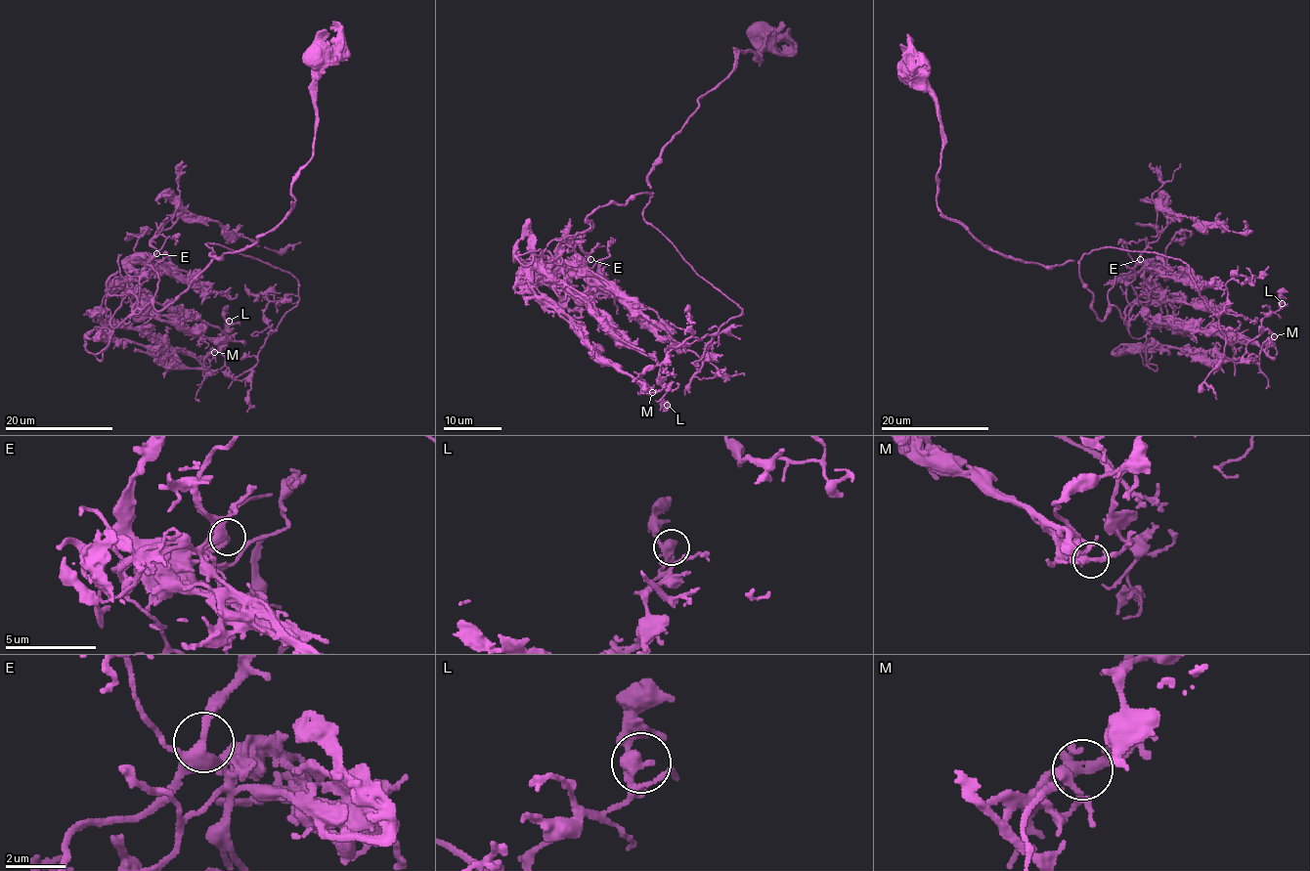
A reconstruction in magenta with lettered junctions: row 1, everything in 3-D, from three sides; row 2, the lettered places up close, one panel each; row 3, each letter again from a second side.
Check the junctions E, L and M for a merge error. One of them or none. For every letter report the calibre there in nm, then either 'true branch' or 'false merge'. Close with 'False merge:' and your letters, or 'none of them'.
E: 300 nm thick; true branch
L: 280 nm thick; true branch
M: 300 nm thick; true branch
False merge: none of them

